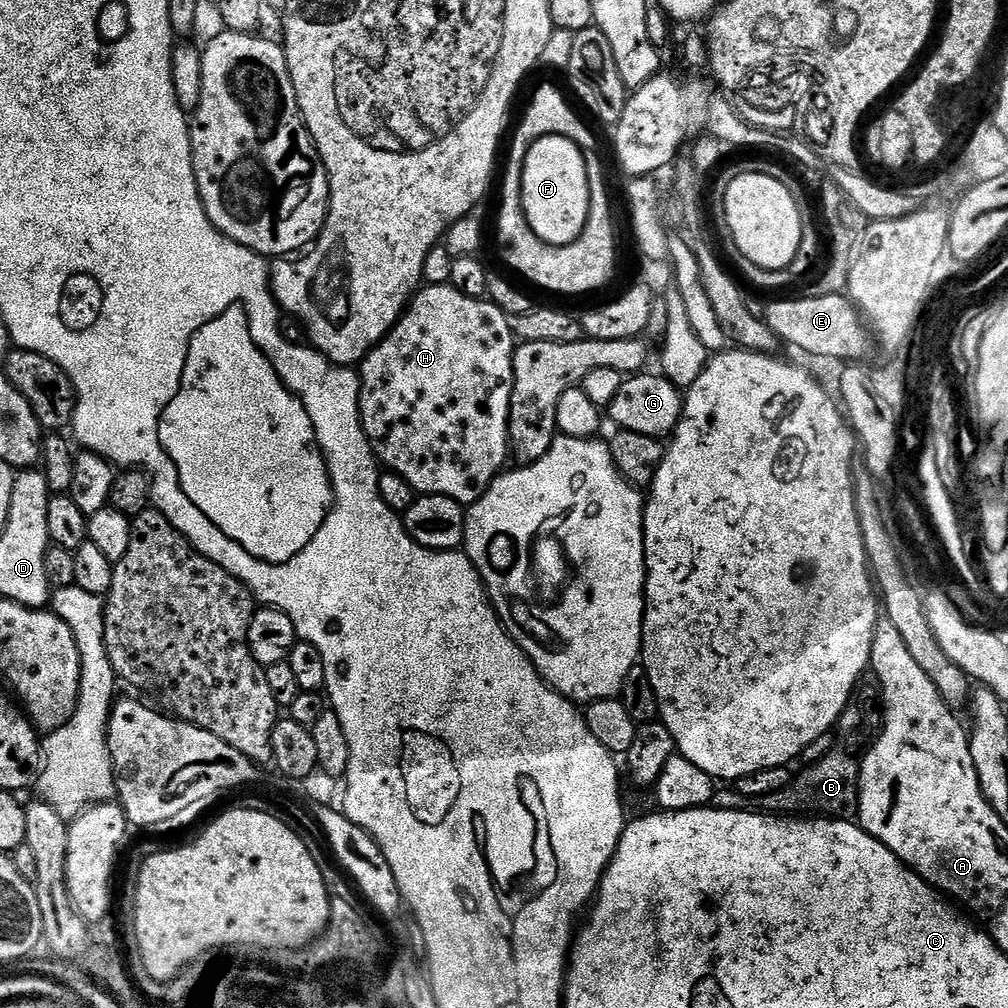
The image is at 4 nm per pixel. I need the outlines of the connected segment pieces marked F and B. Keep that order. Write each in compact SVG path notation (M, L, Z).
M547 136L530 146L520 175L520 206L542 242L569 244L580 238L590 214L590 186L584 152L573 140Z
M869 670L852 687L834 732L832 749L816 764L807 765L805 772L797 771L784 791L759 797L759 807L768 814L807 814L812 818L855 821L860 811L860 762L881 731L883 711L884 692L876 675Z

